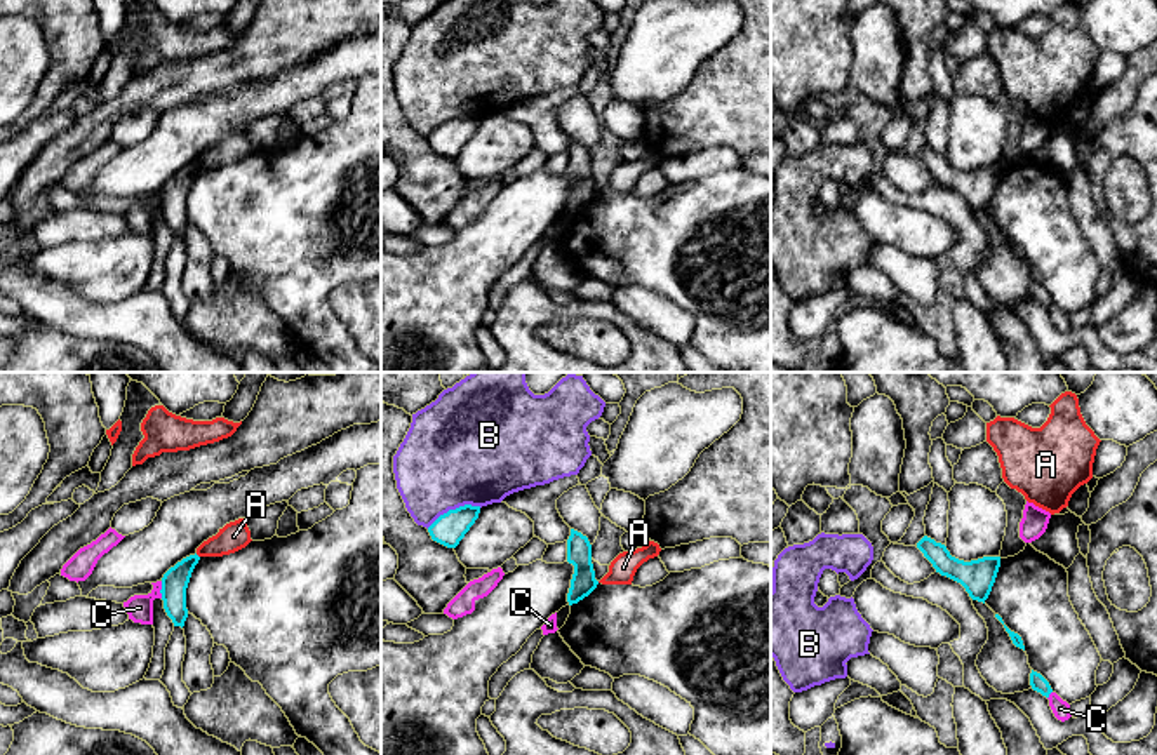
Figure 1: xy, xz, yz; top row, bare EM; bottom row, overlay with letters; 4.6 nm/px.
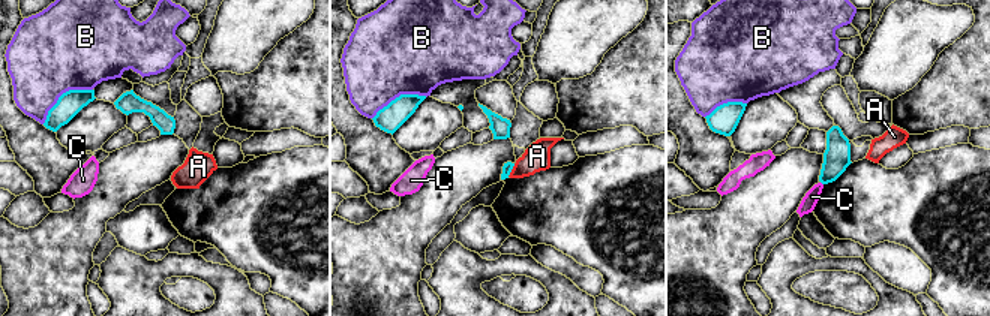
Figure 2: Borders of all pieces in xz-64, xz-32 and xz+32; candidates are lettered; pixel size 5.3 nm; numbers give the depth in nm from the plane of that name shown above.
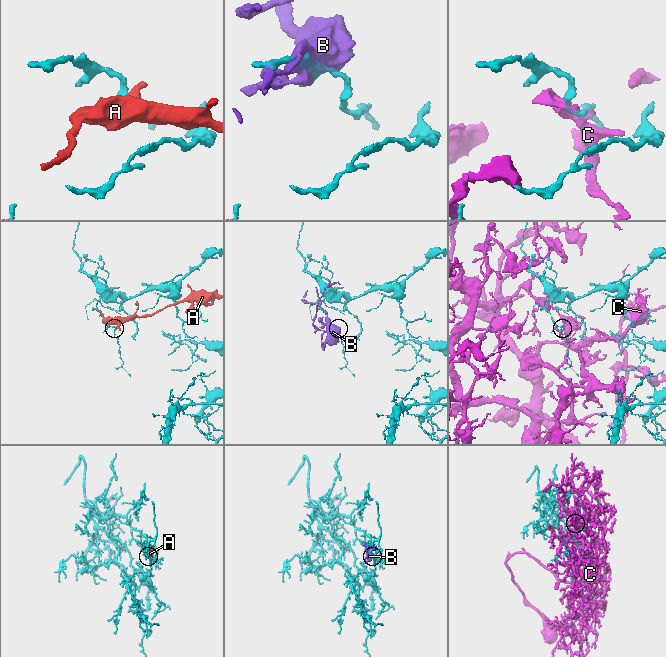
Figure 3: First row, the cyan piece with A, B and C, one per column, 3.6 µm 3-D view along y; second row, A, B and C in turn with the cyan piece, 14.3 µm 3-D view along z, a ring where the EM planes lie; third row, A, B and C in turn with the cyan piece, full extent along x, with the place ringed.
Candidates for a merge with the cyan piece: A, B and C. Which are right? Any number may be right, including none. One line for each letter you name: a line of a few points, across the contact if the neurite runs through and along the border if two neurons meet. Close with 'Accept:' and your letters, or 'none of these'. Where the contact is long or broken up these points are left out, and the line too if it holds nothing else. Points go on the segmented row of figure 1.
Accept: none of these

